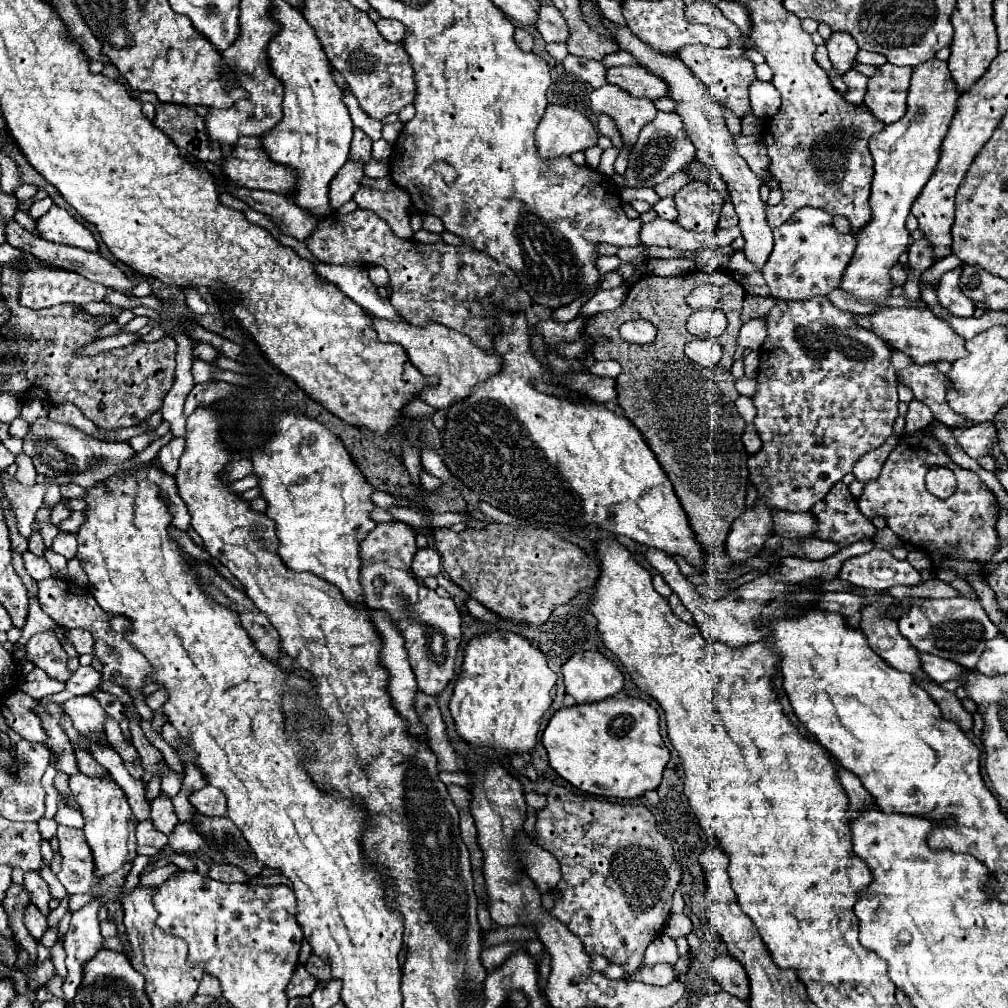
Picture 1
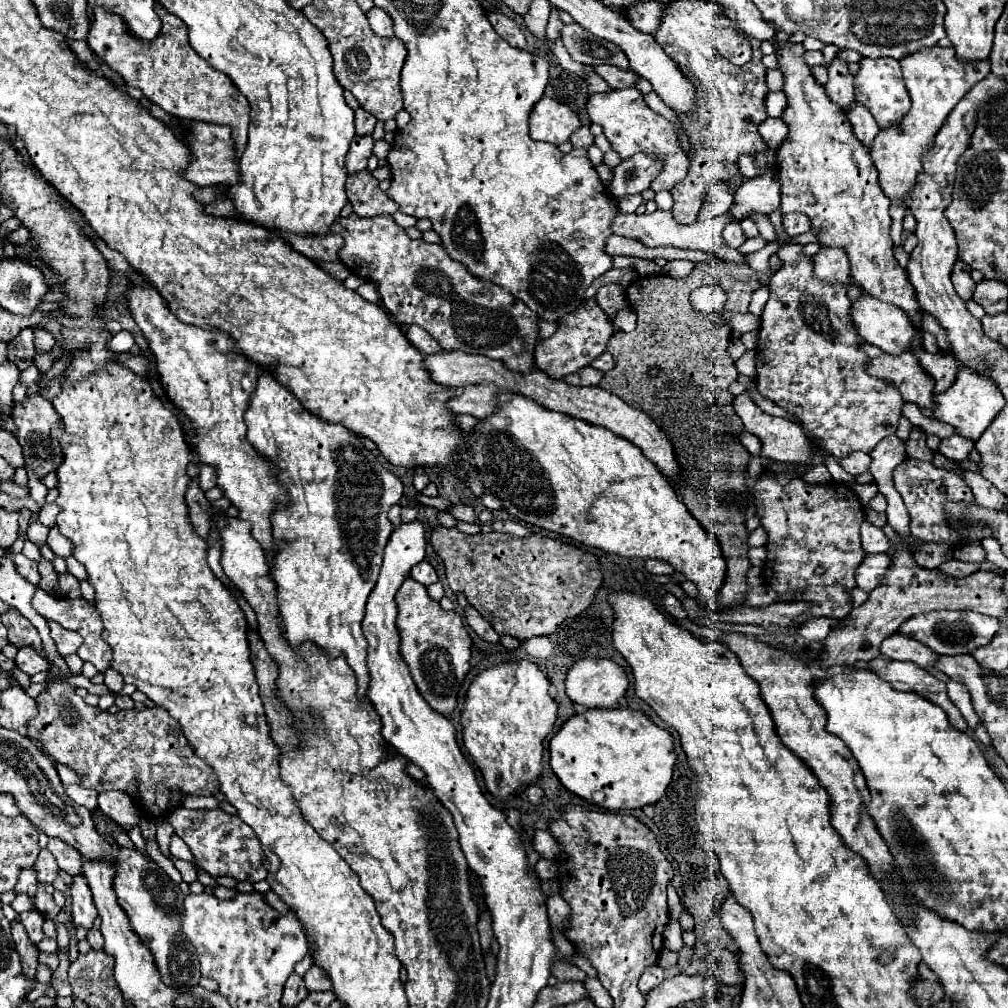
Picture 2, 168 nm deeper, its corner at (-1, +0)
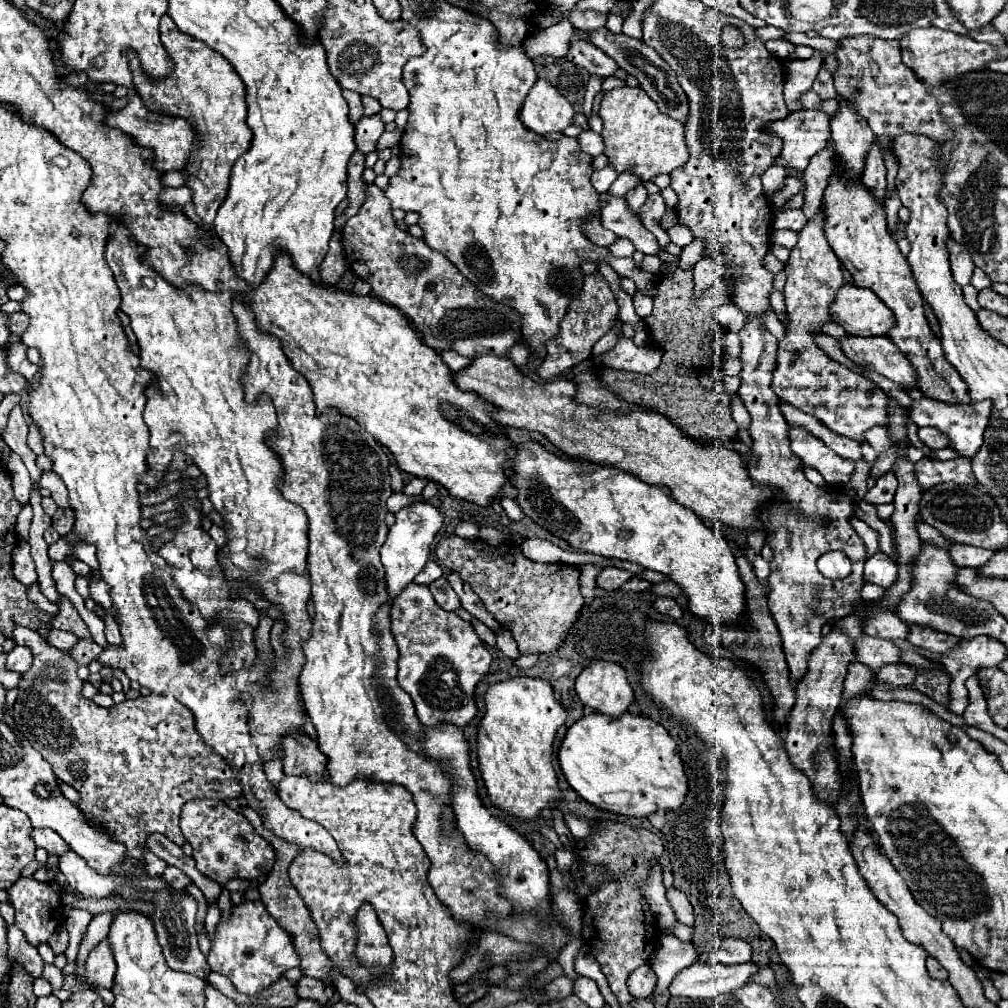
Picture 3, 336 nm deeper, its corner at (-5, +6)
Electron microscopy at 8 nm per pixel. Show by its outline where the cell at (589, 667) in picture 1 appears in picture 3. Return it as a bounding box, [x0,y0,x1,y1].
[575,660,633,716]

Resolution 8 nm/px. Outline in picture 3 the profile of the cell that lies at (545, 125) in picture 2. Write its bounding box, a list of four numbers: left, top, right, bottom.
[519,78,573,134]

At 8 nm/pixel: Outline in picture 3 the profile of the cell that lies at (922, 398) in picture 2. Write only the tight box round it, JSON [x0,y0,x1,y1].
[839,336,917,386]

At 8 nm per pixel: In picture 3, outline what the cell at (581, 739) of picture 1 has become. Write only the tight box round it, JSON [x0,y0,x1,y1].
[559,712,689,818]

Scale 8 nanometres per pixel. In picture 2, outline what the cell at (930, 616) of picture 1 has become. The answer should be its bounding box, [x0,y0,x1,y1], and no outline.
[901,612,999,656]

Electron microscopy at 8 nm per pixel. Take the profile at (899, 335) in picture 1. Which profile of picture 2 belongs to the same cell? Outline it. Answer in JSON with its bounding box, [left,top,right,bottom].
[851,296,915,354]

